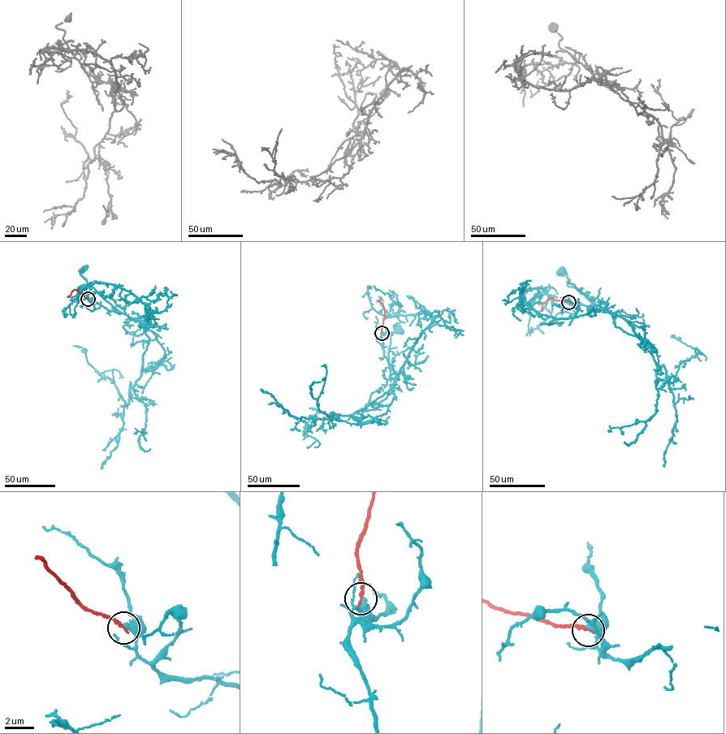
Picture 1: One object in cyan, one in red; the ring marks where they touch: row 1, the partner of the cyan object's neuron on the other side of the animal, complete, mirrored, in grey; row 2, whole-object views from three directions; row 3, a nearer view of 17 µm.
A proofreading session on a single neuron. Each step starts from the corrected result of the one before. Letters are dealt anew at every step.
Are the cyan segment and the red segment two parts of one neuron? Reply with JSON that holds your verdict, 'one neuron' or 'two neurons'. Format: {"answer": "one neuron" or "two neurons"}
{"answer": "two neurons"}

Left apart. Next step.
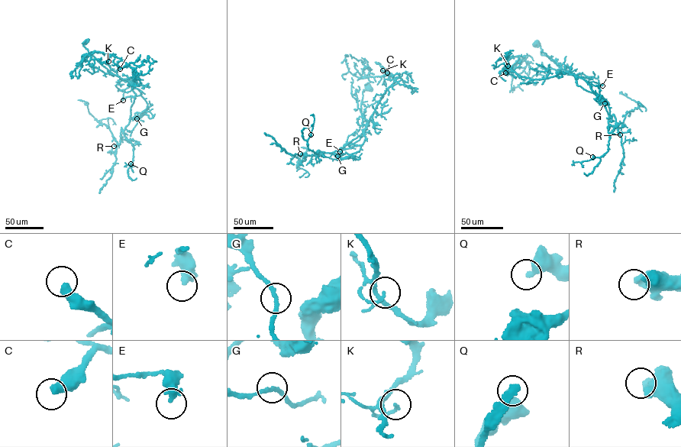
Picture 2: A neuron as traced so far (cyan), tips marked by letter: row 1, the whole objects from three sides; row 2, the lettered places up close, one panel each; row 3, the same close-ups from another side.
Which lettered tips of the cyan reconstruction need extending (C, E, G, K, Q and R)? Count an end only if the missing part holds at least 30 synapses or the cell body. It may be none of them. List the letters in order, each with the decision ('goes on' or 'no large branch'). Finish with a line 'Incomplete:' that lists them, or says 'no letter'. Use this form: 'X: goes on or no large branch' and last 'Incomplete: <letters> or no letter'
C: goes on
E: no large branch
G: no large branch
K: no large branch
Q: no large branch
R: no large branch
Incomplete: C

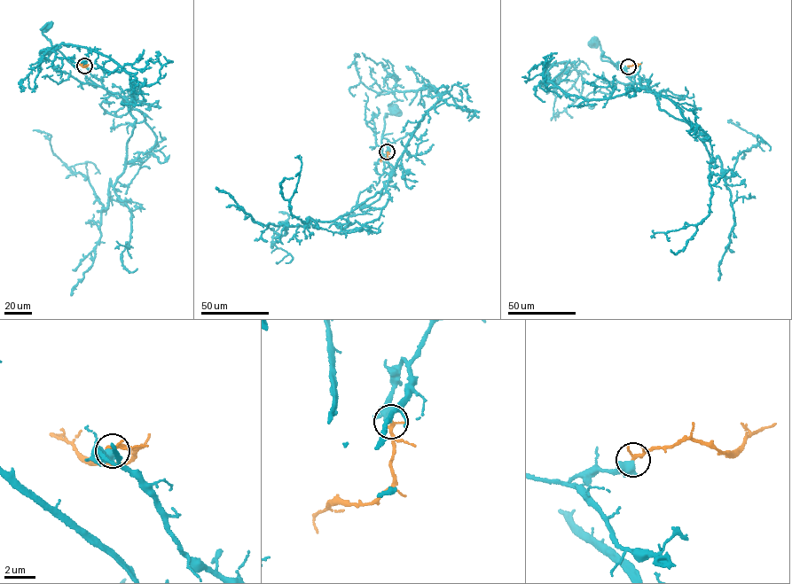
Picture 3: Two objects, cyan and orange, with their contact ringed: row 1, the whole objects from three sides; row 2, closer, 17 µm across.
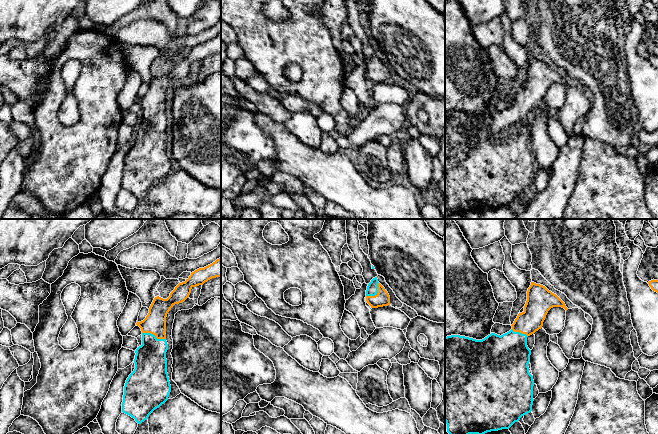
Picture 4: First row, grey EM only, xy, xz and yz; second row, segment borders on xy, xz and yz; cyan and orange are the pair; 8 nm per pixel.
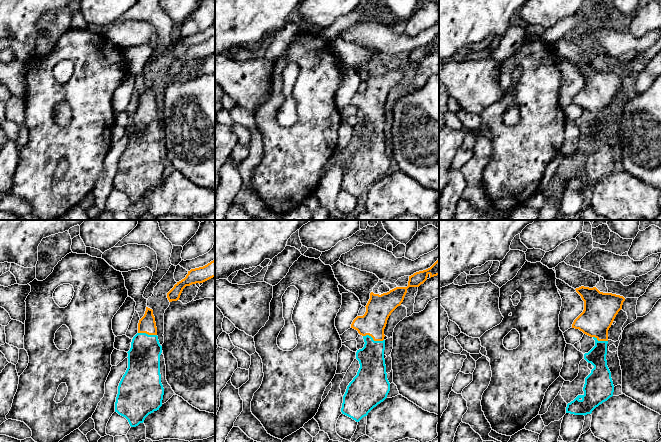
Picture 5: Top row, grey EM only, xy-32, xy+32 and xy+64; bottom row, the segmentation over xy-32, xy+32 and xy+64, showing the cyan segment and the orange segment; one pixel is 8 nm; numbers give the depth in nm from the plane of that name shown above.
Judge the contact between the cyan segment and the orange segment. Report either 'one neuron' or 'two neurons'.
one neuron

